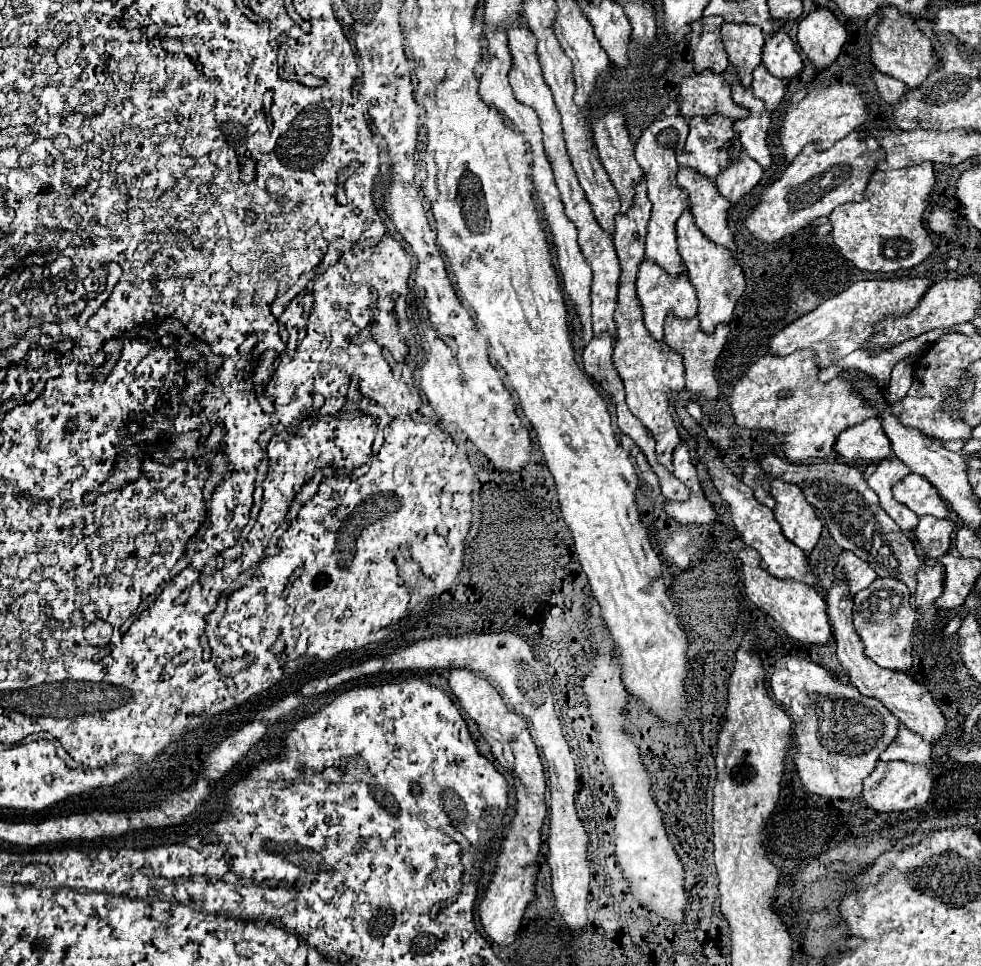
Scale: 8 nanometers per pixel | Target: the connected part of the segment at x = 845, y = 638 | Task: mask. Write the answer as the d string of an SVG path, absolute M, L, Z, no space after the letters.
M842 580L832 582L832 588L828 592L828 616L830 616L830 626L836 636L836 654L840 664L846 668L852 684L864 694L880 700L888 710L892 710L902 724L906 724L908 730L920 734L926 742L932 742L942 736L944 732L944 716L940 708L936 706L932 694L918 682L914 682L908 674L904 672L894 672L876 666L866 654L864 654L864 644L860 636L854 630L852 624L852 598L848 596L848 588L844 586Z

